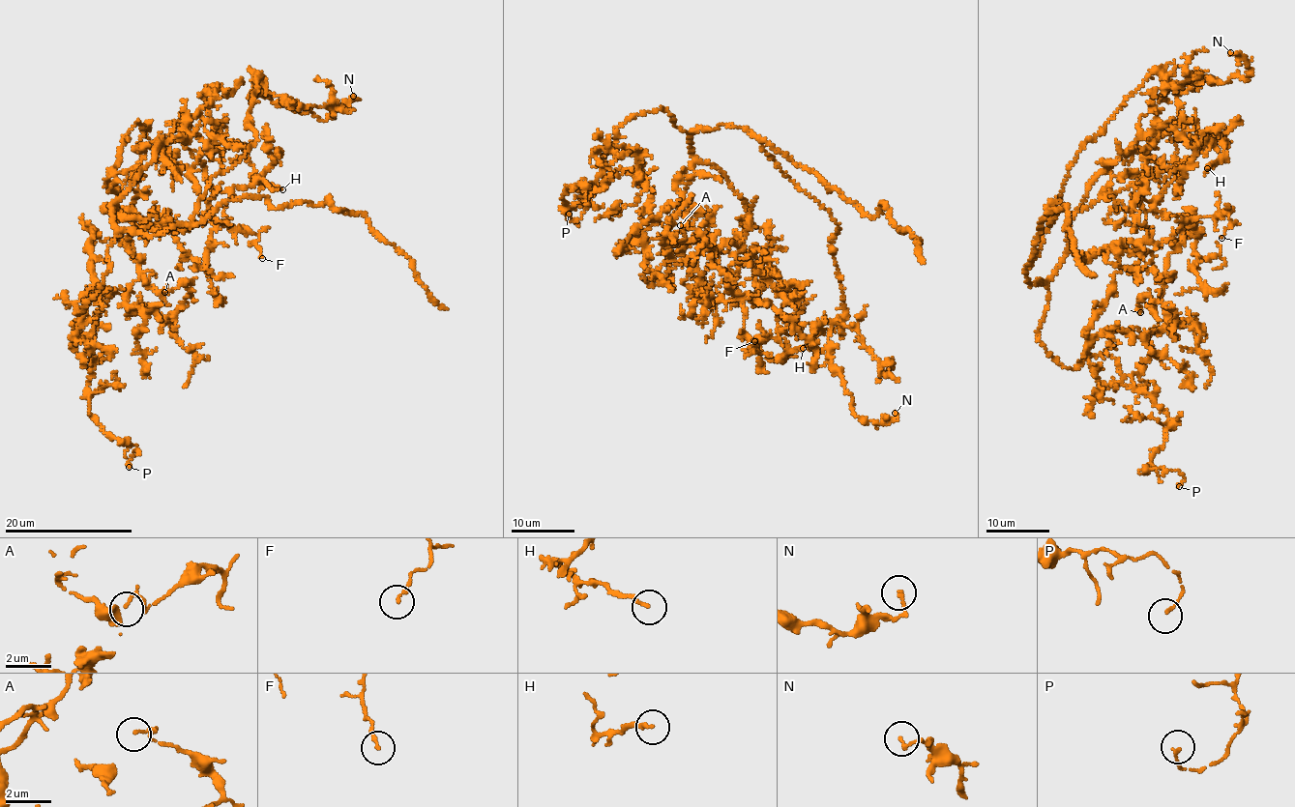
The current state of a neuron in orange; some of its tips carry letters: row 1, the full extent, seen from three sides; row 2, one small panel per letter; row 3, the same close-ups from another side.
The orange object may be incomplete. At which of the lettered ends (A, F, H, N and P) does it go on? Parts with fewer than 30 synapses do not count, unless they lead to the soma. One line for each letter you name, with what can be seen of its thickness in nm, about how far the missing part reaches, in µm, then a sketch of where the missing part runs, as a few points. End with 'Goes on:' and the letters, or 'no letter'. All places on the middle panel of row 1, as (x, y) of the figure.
Goes on: no letter

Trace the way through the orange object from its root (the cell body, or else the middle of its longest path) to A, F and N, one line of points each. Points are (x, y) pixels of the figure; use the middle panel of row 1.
A: (720, 128), (693, 130), (675, 186), (690, 200), (667, 243), (638, 234), (646, 268), (703, 244), (680, 225)
F: (720, 128), (693, 130), (675, 189), (699, 209), (685, 237), (708, 241), (697, 293), (737, 299), (754, 341)
N: (720, 128), (746, 129), (838, 223), (830, 247), (845, 316), (831, 327), (831, 365), (860, 417), (895, 413)

